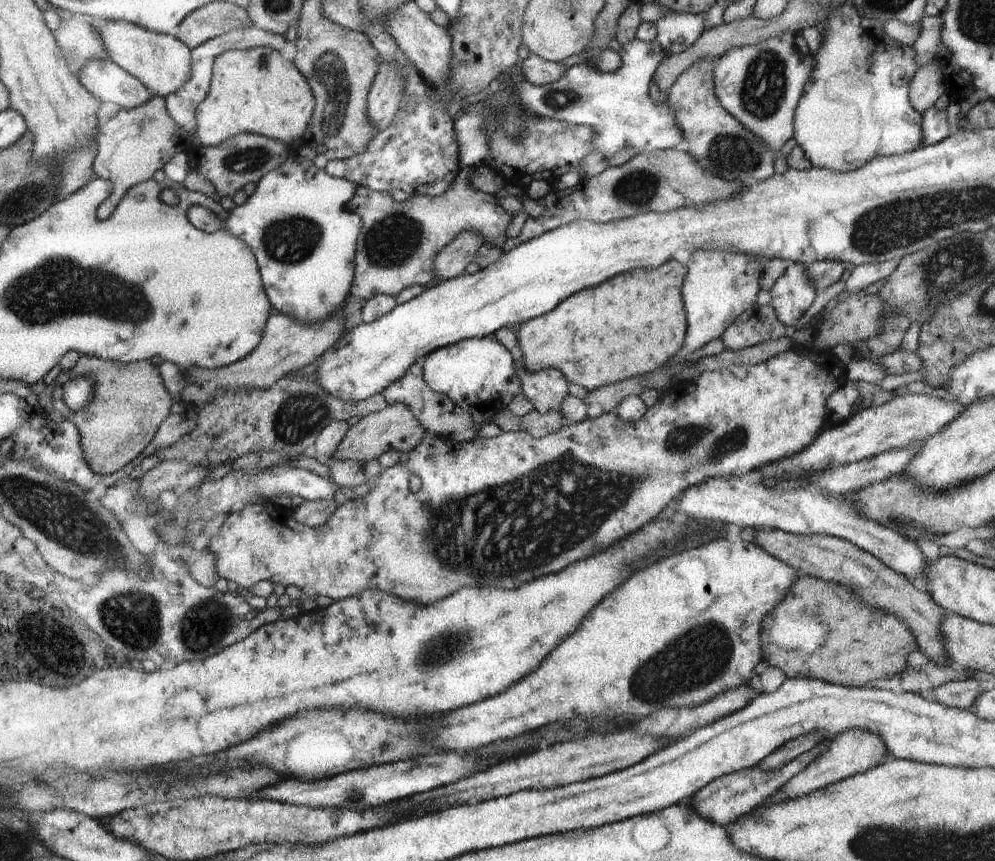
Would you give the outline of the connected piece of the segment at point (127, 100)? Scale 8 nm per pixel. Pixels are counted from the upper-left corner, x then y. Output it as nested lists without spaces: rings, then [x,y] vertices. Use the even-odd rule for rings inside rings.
[[[89,60],[76,76],[96,99],[114,102],[122,109],[137,108],[154,97],[140,80],[119,68],[112,60]]]

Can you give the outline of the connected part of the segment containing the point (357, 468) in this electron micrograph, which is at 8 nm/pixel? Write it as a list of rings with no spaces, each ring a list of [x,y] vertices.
[[[377,459],[367,462],[331,460],[328,466],[334,483],[348,488],[366,484],[385,470]]]

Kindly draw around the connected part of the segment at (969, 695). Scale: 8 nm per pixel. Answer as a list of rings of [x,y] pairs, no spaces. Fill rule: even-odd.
[[[971,679],[963,682],[948,682],[932,692],[935,702],[947,708],[970,710],[979,696],[979,683]]]

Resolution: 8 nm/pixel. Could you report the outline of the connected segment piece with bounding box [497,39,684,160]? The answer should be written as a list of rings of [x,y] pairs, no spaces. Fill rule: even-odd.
[[[635,39],[622,45],[618,54],[621,66],[615,72],[604,73],[595,70],[590,64],[581,63],[568,67],[564,76],[557,82],[548,85],[533,86],[527,81],[515,84],[512,87],[515,90],[515,104],[507,111],[506,117],[497,117],[499,129],[504,129],[508,135],[517,135],[523,127],[523,118],[526,115],[534,114],[570,125],[588,126],[593,131],[592,145],[595,152],[607,160],[626,148],[634,148],[640,153],[675,149],[684,140],[676,116],[672,113],[664,97],[658,102],[654,102],[649,92],[656,70],[666,53],[656,40],[641,42],[639,39]]]

